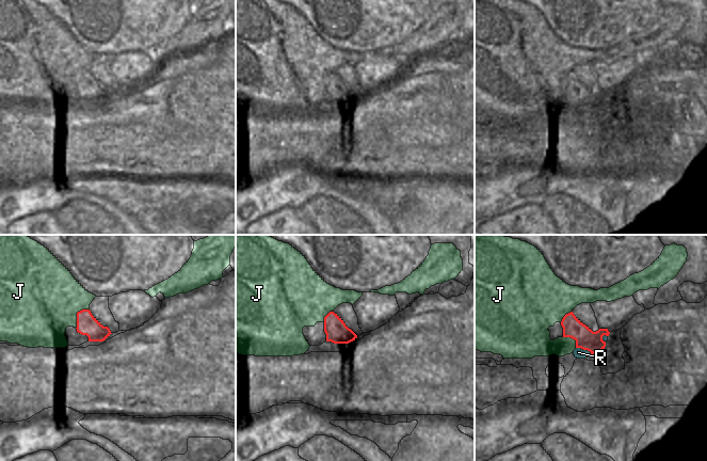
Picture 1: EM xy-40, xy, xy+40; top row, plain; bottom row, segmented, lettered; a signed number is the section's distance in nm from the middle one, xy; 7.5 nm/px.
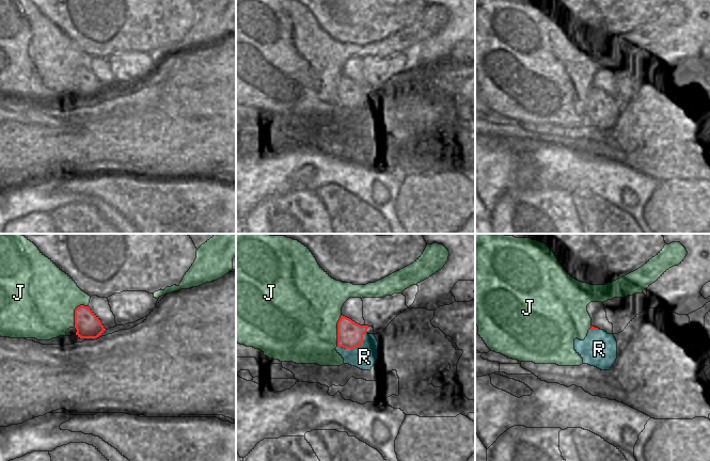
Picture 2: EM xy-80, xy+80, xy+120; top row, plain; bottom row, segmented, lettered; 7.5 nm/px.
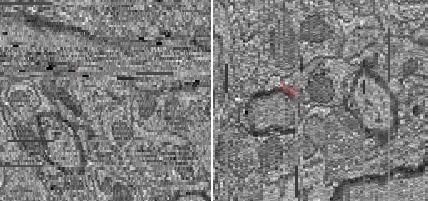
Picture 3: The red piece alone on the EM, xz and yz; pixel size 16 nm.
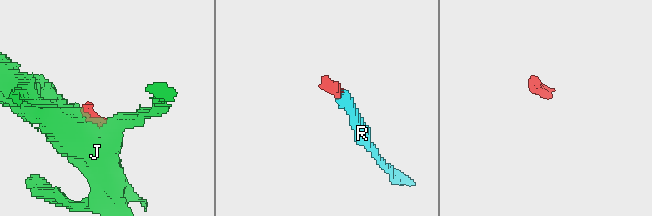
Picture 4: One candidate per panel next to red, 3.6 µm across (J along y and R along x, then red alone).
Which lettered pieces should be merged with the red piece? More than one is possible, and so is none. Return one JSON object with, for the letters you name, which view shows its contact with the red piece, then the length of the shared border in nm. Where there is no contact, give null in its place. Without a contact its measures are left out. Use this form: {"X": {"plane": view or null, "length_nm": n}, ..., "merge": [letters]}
{"R": {"plane": "xy+40", "length_nm": 130}, "merge": ["R"]}

